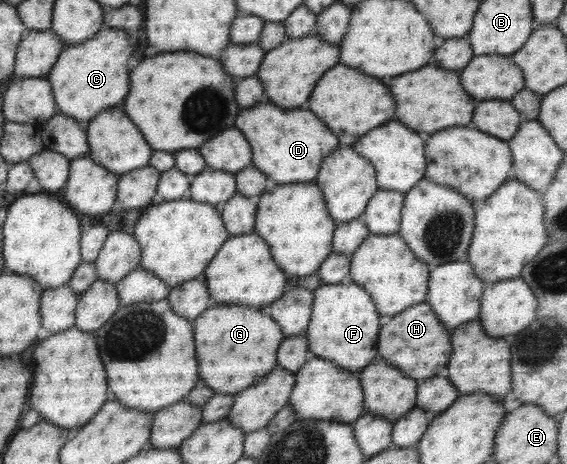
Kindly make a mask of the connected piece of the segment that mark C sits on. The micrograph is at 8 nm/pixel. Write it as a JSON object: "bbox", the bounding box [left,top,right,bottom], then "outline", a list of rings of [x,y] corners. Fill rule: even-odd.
{"bbox":[46,28,130,125],"outline":[[[102,28],[80,44],[67,45],[46,76],[58,114],[85,125],[91,118],[124,100],[130,86],[130,68],[126,66],[130,56],[130,38],[122,29]]]}

